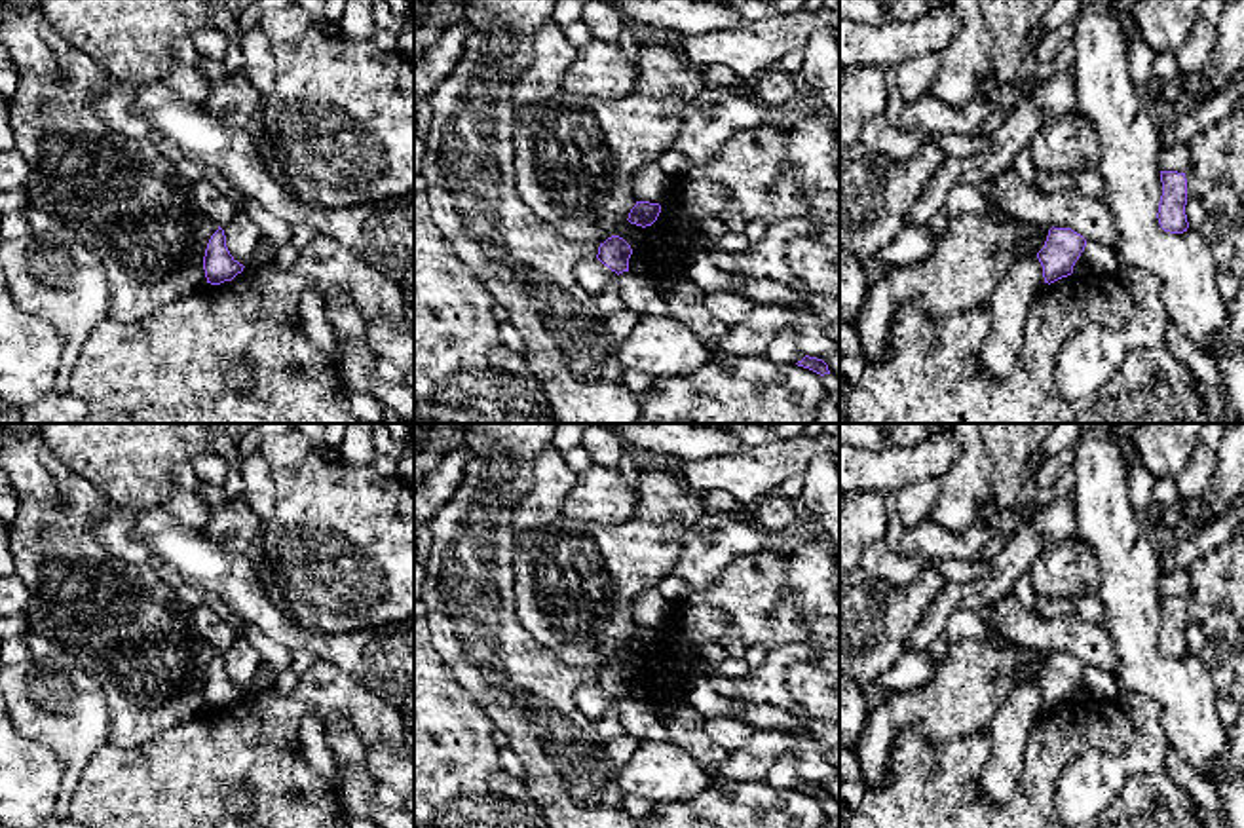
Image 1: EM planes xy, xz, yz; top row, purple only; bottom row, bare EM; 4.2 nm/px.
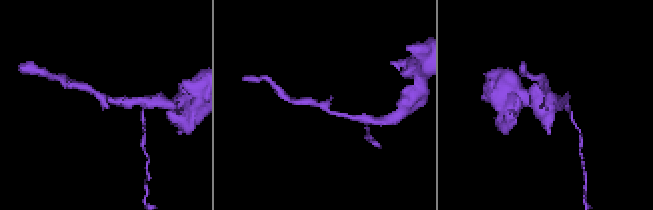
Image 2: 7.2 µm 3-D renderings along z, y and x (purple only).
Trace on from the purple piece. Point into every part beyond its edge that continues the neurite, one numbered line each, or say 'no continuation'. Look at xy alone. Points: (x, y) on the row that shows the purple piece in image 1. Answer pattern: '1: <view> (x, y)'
no continuation

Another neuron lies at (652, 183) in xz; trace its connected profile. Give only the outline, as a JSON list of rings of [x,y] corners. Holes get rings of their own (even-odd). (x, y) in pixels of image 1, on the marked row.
[[[650,161],[634,173],[632,190],[638,201],[661,203],[670,184],[672,179],[661,169],[659,161]]]

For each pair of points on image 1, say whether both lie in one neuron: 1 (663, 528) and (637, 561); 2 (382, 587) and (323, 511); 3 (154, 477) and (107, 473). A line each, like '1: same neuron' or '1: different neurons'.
1: same neuron
2: same neuron
3: same neuron

